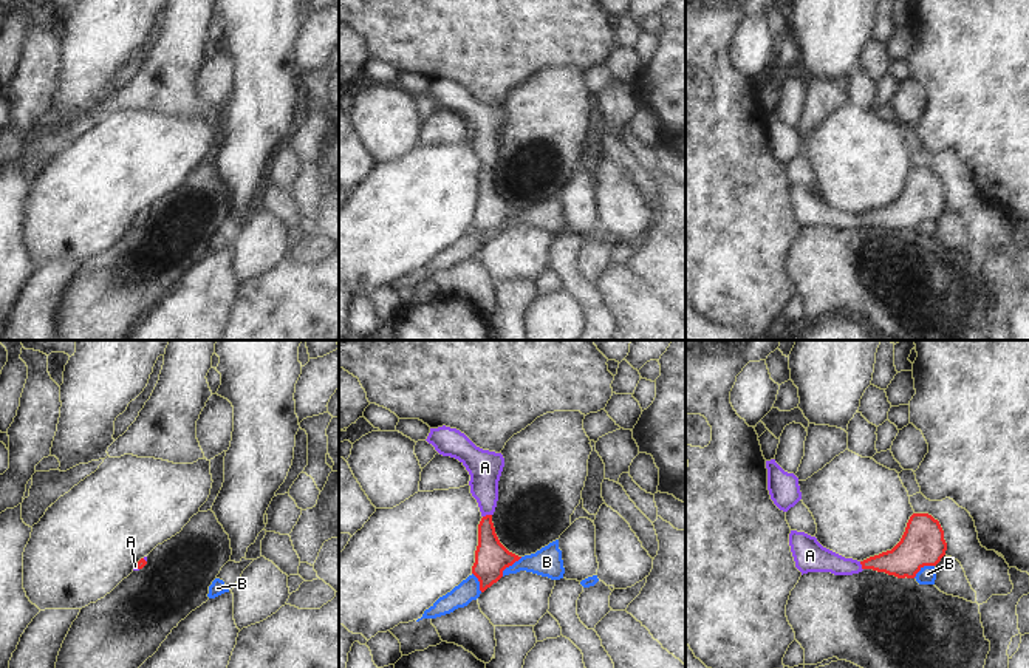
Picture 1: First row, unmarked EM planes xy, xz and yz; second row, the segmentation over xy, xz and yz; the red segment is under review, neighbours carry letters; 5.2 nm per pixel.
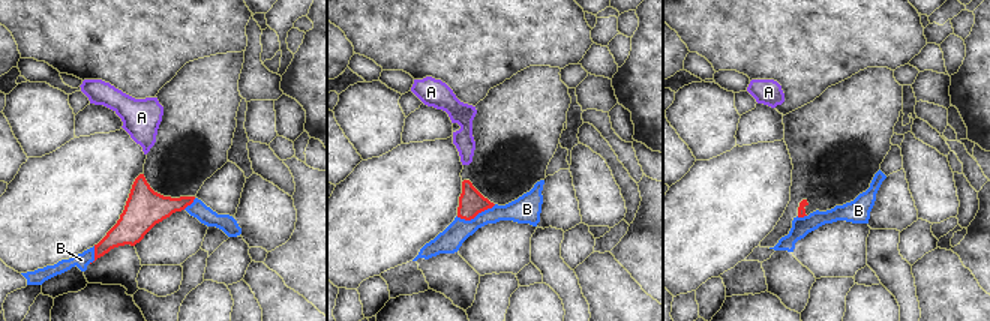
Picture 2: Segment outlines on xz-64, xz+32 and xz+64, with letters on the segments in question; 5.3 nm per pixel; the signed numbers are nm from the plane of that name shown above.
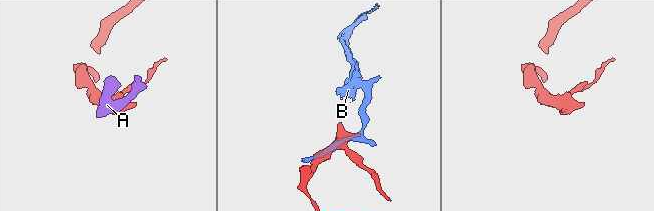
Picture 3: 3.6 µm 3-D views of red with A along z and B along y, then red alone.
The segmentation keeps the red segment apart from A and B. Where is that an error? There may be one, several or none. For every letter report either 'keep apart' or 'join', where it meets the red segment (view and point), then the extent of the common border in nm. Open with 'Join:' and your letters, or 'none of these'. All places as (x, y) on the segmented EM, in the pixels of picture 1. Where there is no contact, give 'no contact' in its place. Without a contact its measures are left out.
Join: A
A: join; meets red in xz at (486, 515); contact 50 nm long
B: keep apart; meets red in xz at (509, 565); contact 150 nm long

